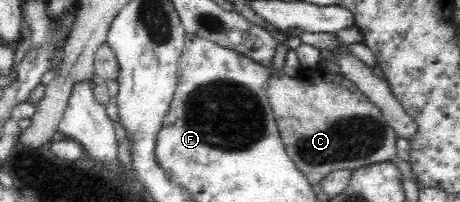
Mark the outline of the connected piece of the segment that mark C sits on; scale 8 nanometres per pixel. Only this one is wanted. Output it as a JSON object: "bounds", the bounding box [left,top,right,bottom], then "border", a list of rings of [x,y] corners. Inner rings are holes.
{"bounds":[267,65,397,185],"border":[[[323,65],[302,70],[296,77],[286,76],[283,71],[272,72],[267,89],[267,98],[275,117],[284,150],[298,171],[311,185],[321,184],[322,180],[338,170],[351,172],[363,166],[379,162],[394,161],[396,158],[397,134],[388,125],[384,114],[362,91],[342,75],[334,76]]]}

